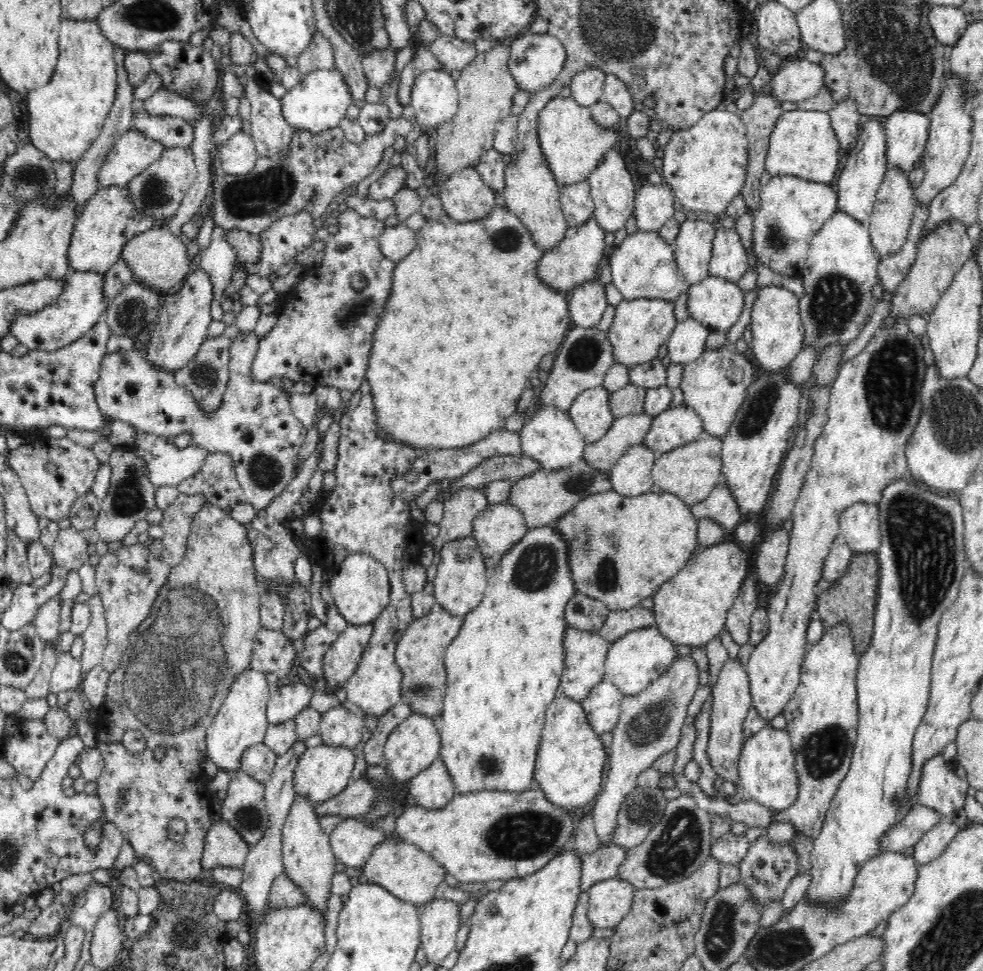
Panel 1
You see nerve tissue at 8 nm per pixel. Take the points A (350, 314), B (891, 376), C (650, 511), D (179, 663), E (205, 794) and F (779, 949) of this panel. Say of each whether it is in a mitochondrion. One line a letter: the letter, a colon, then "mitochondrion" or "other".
A: mitochondrion
B: mitochondrion
C: other
D: mitochondrion
E: other
F: mitochondrion

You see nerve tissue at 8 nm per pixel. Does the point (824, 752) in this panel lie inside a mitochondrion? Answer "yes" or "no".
yes

